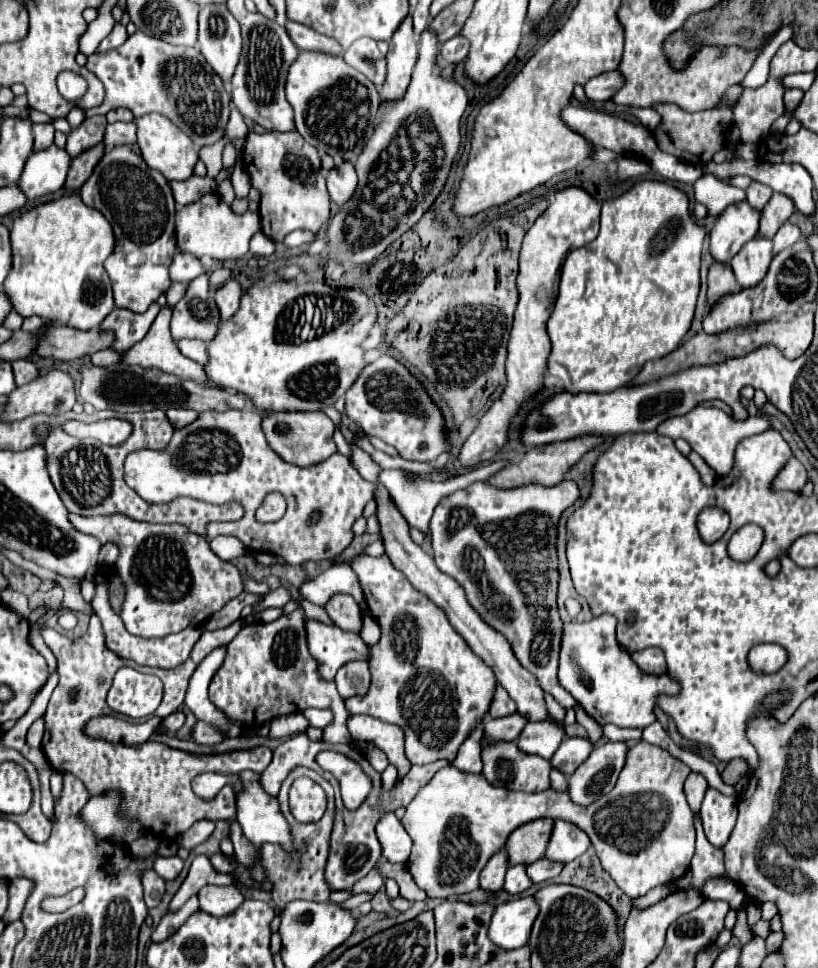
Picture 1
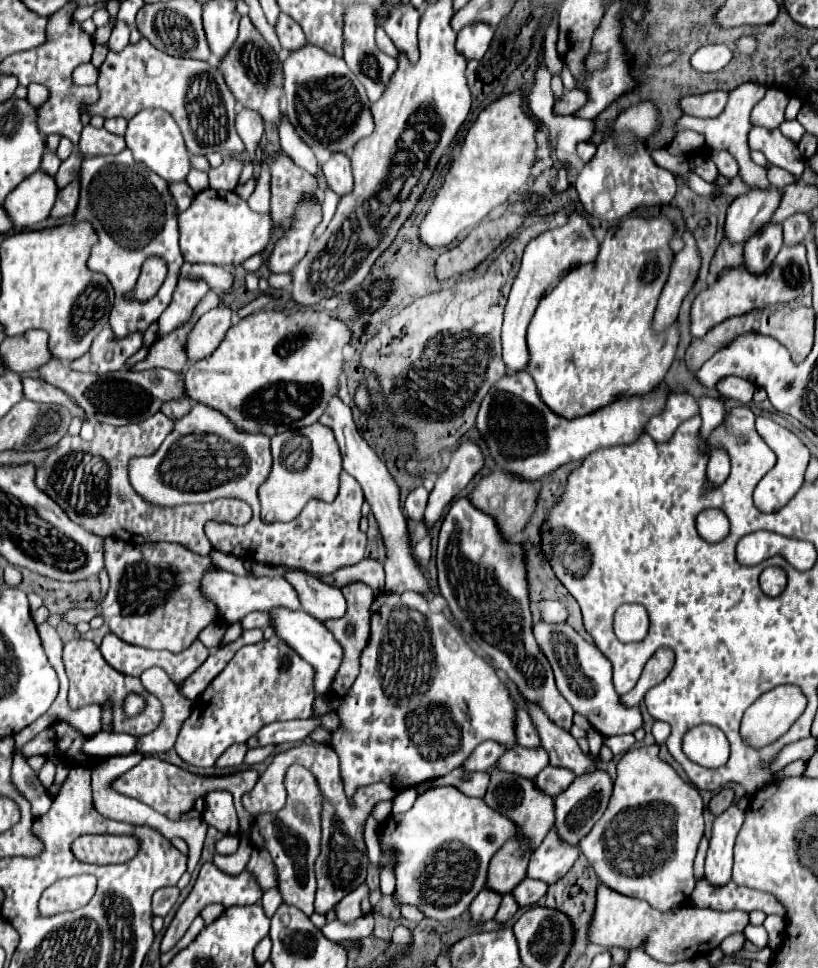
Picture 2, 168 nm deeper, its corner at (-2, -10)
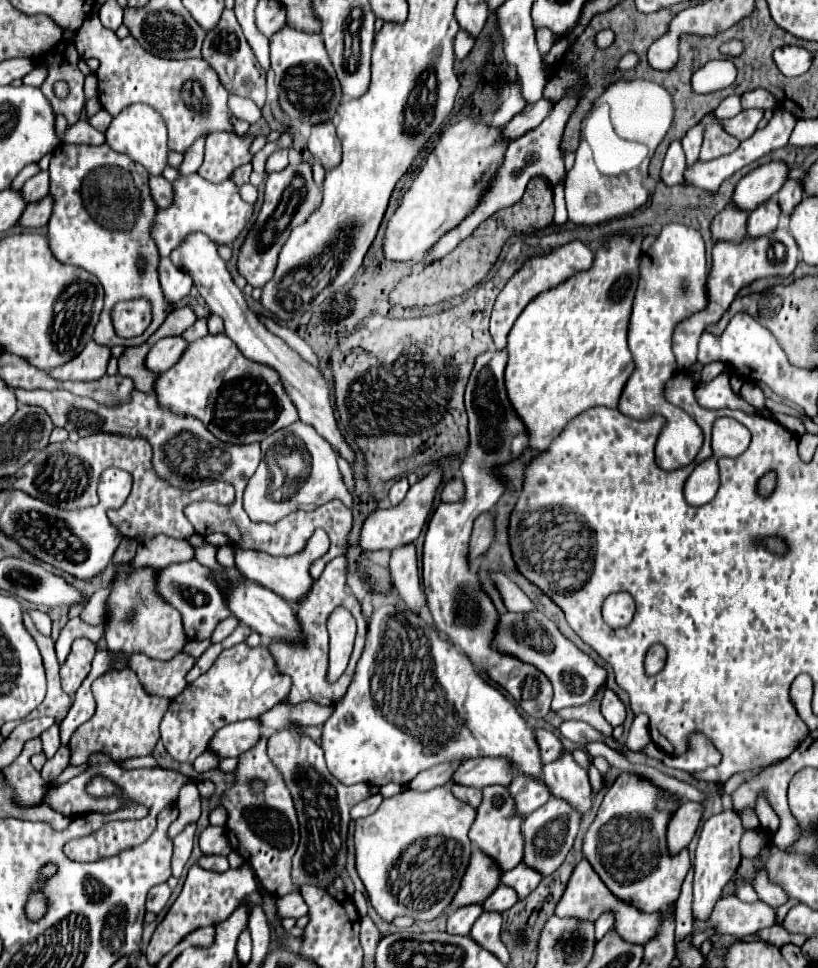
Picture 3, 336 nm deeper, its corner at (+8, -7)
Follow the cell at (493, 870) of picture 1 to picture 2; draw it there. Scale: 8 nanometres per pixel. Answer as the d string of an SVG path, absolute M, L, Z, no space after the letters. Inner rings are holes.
M490 889L480 891L480 895L476 895L476 899L472 901L472 907L468 907L472 921L474 923L486 923L486 921L494 919L494 915L500 907L500 899L502 899L502 895L496 895Z

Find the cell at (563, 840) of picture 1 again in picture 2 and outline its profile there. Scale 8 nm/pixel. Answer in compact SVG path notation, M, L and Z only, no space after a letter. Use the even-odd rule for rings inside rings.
M552 829L542 841L542 845L532 853L526 877L540 879L552 885L568 873L568 869L574 865L578 855L580 855L580 849L568 847L568 843L562 843L556 831Z

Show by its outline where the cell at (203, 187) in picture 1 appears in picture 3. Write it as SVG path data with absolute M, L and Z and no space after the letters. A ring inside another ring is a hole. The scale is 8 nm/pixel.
M152 176L150 178L150 190L154 192L154 200L160 208L168 208L174 202L174 188L166 178Z

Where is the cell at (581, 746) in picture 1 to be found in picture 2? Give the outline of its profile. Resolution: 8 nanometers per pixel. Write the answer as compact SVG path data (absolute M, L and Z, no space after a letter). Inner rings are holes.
M546 767L542 769L536 779L534 779L534 785L544 791L546 795L550 797L556 797L560 791L564 791L564 787L568 787L574 779L574 773L568 771L568 769L562 769L562 767Z

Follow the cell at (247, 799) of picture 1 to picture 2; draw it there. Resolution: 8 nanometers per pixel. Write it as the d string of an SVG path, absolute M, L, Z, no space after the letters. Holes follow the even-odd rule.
M252 851L252 857L246 869L258 879L262 891L276 887L276 869L266 851Z

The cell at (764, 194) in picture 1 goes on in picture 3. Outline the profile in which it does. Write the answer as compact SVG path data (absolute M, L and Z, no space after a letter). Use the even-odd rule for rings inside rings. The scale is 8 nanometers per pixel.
M732 94L732 96L724 98L724 100L718 104L718 108L714 110L714 116L716 116L718 120L728 120L728 118L734 118L740 110L742 110L742 106L740 106L740 96L738 96L738 94Z

